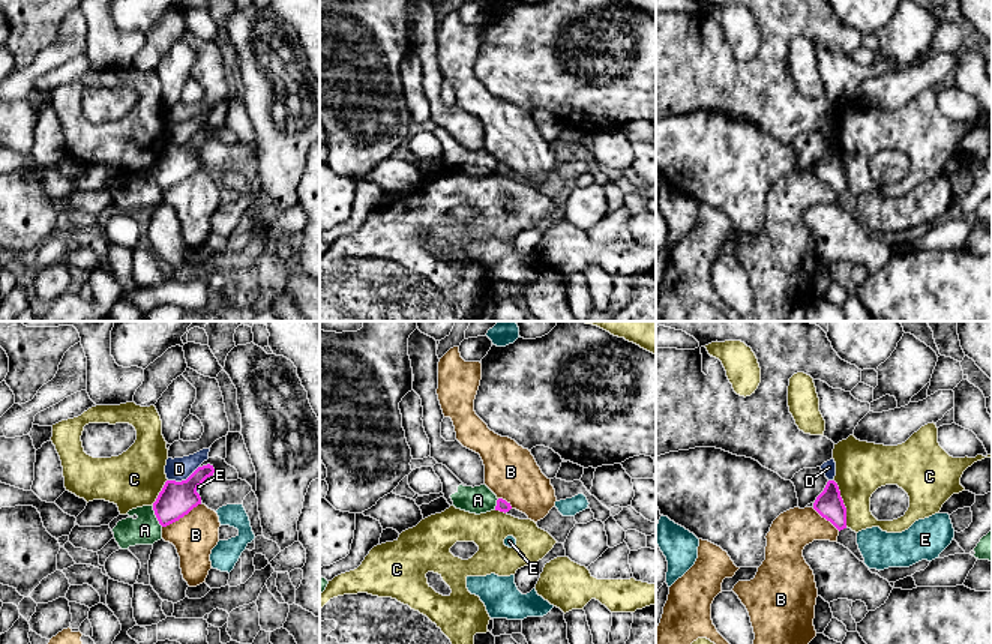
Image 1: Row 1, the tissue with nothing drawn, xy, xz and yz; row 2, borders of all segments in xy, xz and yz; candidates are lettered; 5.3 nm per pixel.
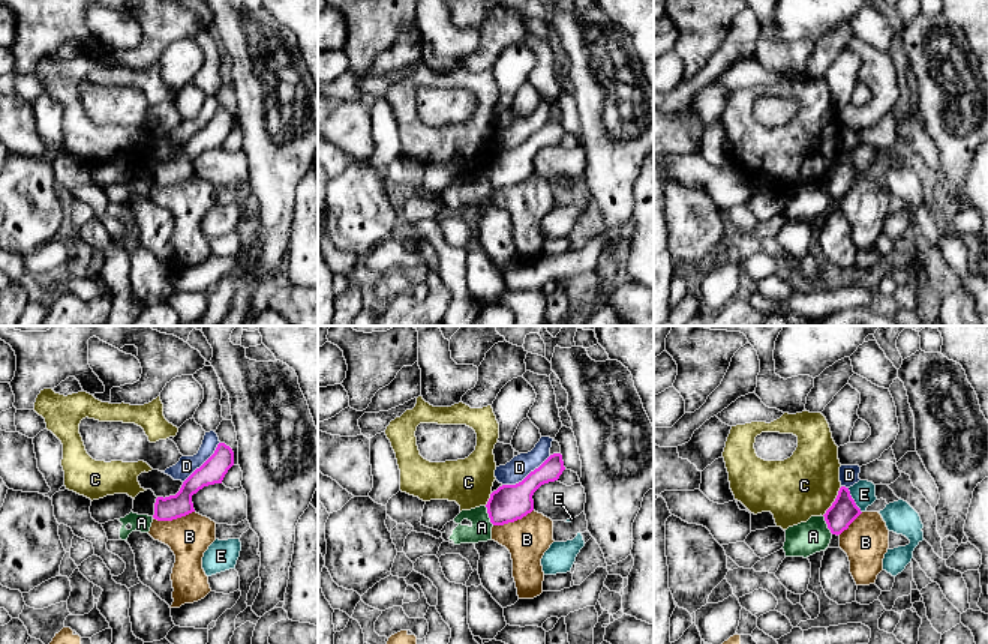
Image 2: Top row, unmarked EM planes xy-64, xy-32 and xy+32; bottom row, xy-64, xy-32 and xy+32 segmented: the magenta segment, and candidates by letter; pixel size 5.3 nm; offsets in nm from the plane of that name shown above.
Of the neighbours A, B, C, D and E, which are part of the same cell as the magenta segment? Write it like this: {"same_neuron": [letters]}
{"same_neuron": []}

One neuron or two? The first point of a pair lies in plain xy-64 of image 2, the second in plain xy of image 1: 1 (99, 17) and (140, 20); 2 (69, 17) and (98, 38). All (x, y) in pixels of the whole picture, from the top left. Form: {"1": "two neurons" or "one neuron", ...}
{"1": "two neurons", "2": "two neurons"}

